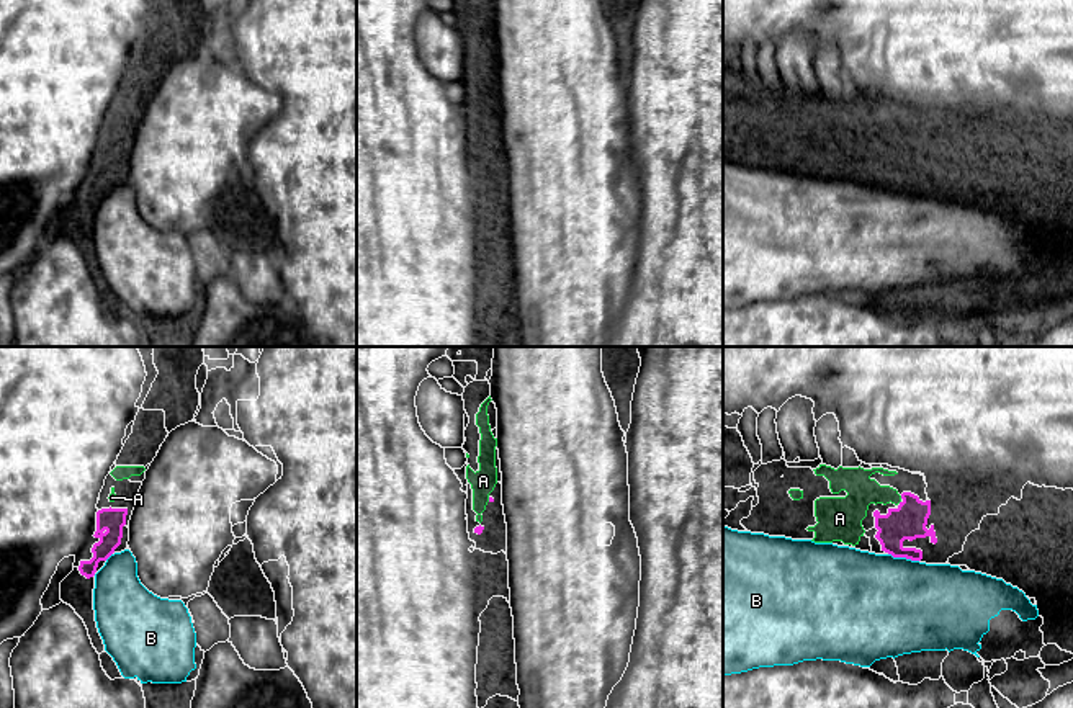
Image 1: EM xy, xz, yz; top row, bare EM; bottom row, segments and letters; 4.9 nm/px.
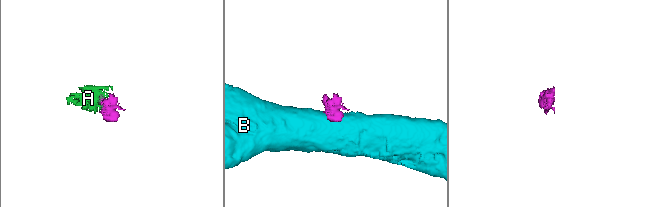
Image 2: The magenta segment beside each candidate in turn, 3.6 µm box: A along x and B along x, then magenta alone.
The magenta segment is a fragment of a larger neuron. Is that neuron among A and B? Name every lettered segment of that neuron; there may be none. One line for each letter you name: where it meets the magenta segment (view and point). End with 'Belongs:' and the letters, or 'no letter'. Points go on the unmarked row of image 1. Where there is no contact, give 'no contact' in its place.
A: xz (489, 133)
Belongs: A

